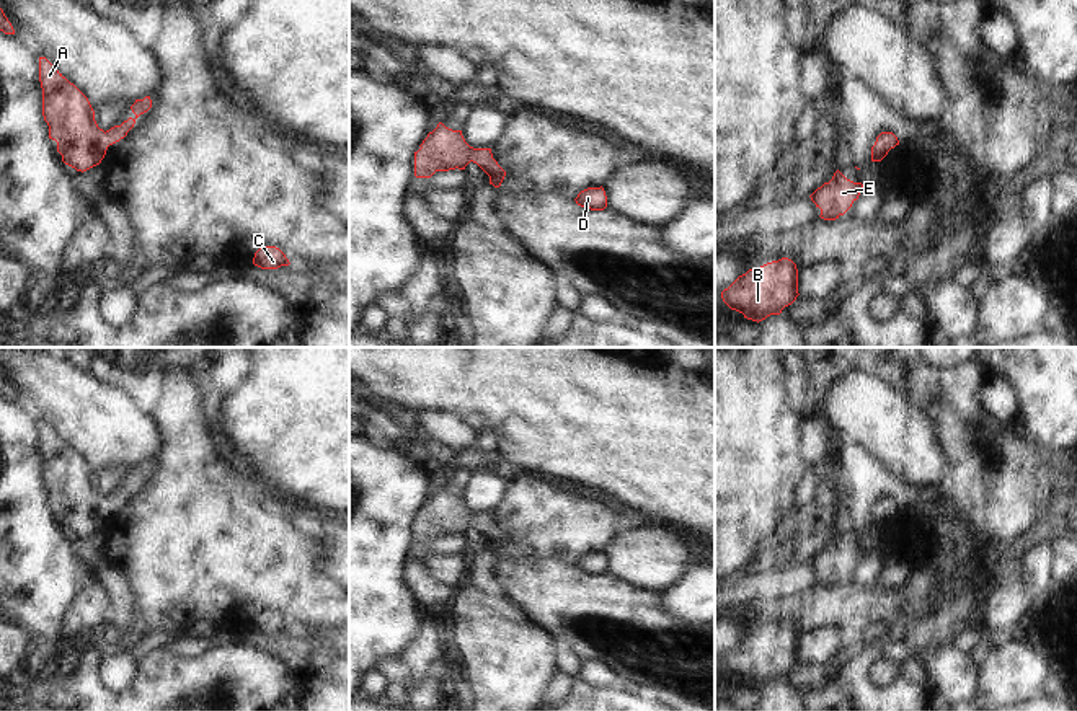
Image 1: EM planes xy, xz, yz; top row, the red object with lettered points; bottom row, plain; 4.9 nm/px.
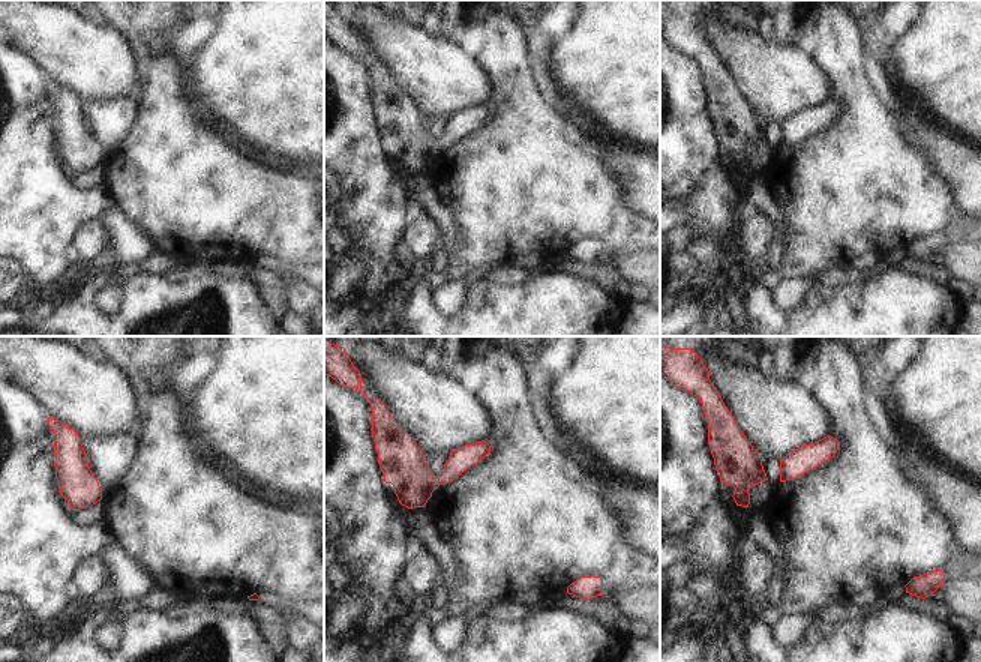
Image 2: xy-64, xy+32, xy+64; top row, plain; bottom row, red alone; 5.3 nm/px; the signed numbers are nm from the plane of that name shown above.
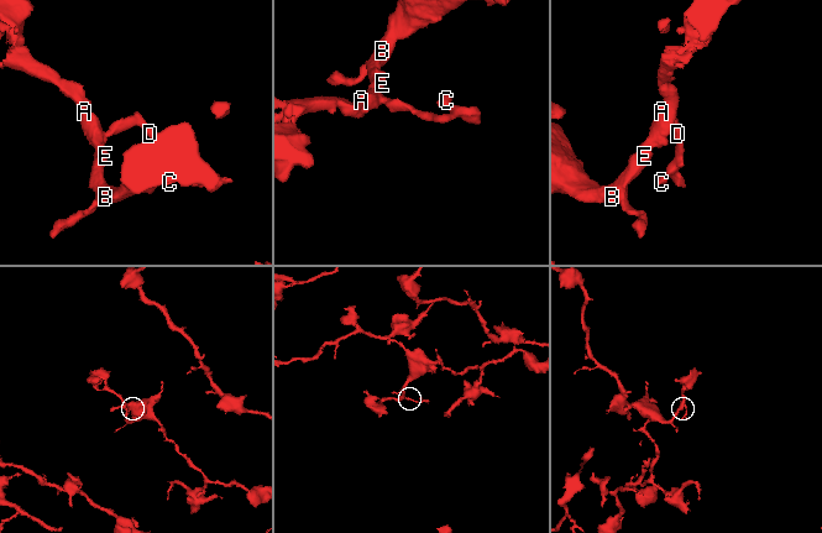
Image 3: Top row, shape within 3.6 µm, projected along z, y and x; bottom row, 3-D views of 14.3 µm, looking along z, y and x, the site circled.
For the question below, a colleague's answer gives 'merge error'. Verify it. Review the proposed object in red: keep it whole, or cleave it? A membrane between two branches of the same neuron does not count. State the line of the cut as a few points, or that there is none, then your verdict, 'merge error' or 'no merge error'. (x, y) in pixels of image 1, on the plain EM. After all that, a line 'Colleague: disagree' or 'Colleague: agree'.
no cut; no merge error
Colleague: disagree

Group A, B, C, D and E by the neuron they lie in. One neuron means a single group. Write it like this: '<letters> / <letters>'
A B C D E

